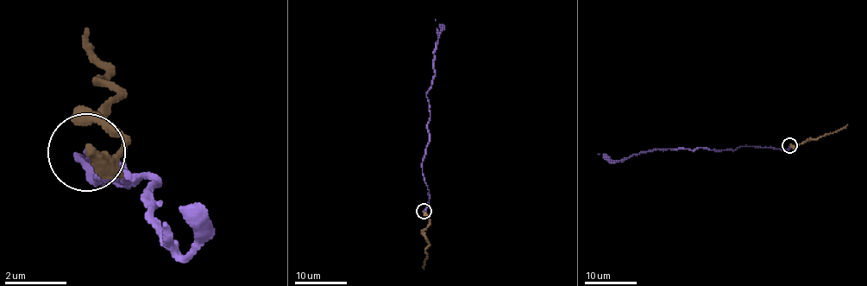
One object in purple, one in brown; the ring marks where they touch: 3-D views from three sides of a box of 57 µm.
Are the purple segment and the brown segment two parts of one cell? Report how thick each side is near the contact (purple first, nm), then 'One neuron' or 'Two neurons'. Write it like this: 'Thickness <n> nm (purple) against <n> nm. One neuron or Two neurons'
Thickness 240 nm (purple) against 400 nm. One neuron

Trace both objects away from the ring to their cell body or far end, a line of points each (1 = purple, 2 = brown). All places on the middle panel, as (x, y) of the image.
1: (424, 212), (429, 189), (422, 173), (429, 141), (426, 92), (436, 73), (434, 54), (442, 28), (436, 19)
2: (424, 212), (429, 218), (427, 227), (424, 231), (429, 246), (424, 251), (424, 269)

